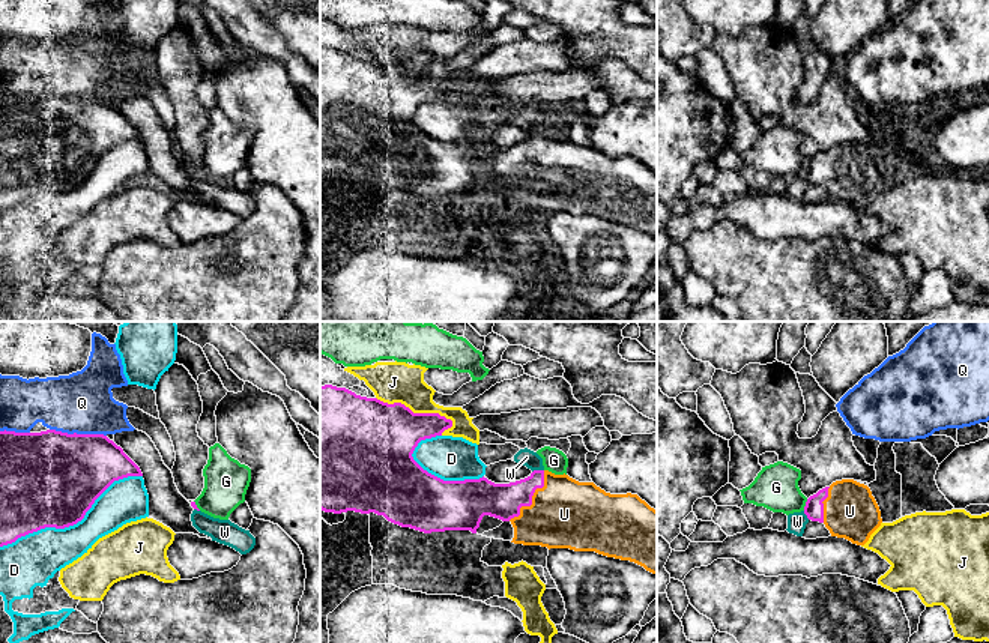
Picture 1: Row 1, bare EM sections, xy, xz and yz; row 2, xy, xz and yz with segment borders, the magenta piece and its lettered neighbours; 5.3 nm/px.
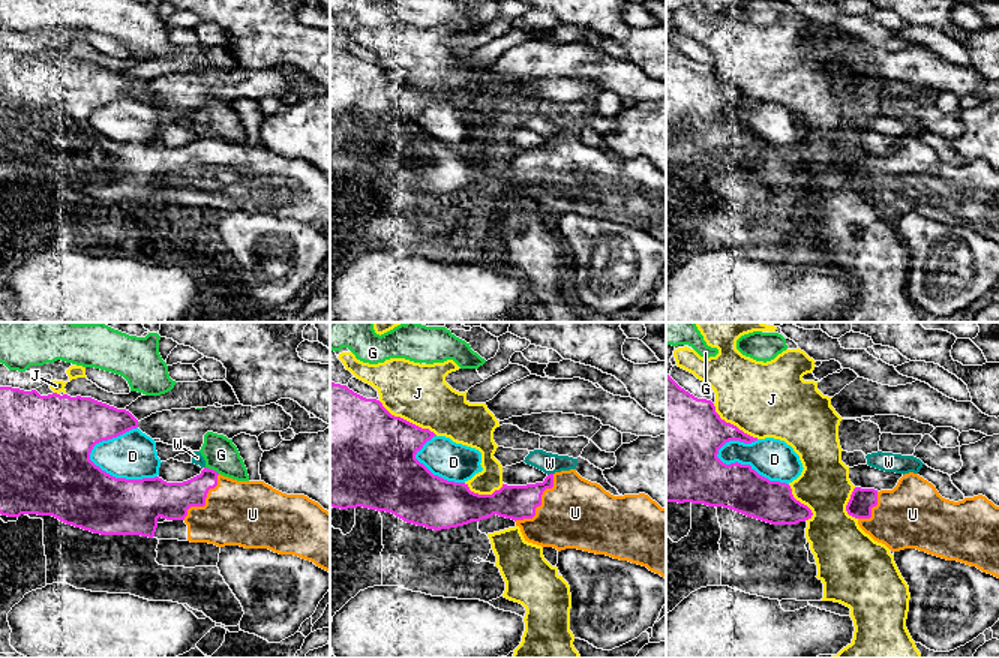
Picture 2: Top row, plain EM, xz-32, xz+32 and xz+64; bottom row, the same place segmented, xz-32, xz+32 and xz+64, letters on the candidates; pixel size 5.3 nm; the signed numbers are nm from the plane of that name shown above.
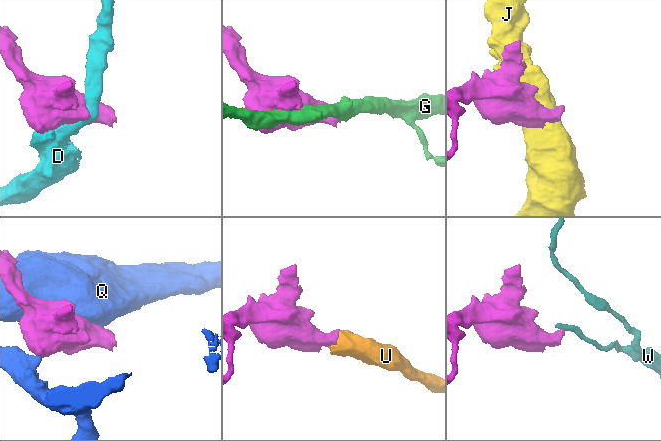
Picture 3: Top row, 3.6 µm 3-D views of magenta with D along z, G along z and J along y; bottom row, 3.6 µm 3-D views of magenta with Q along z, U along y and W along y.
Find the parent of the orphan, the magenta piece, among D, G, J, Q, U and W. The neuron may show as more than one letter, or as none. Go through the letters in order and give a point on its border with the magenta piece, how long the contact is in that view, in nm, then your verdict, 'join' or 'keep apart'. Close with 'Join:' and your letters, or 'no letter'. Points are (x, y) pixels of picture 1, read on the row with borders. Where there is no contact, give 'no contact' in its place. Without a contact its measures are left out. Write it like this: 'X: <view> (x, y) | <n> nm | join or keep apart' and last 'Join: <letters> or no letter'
D: xy (72, 525) | 850 nm | keep apart
G: yz (806, 505) | 70 nm | keep apart
J: xz (417, 413) | 440 nm | keep apart
Q: xy (78, 434) | 300 nm | keep apart
U: xz (531, 499) | 340 nm | join
W: xz (537, 470) | 70 nm | keep apart
Join: U

